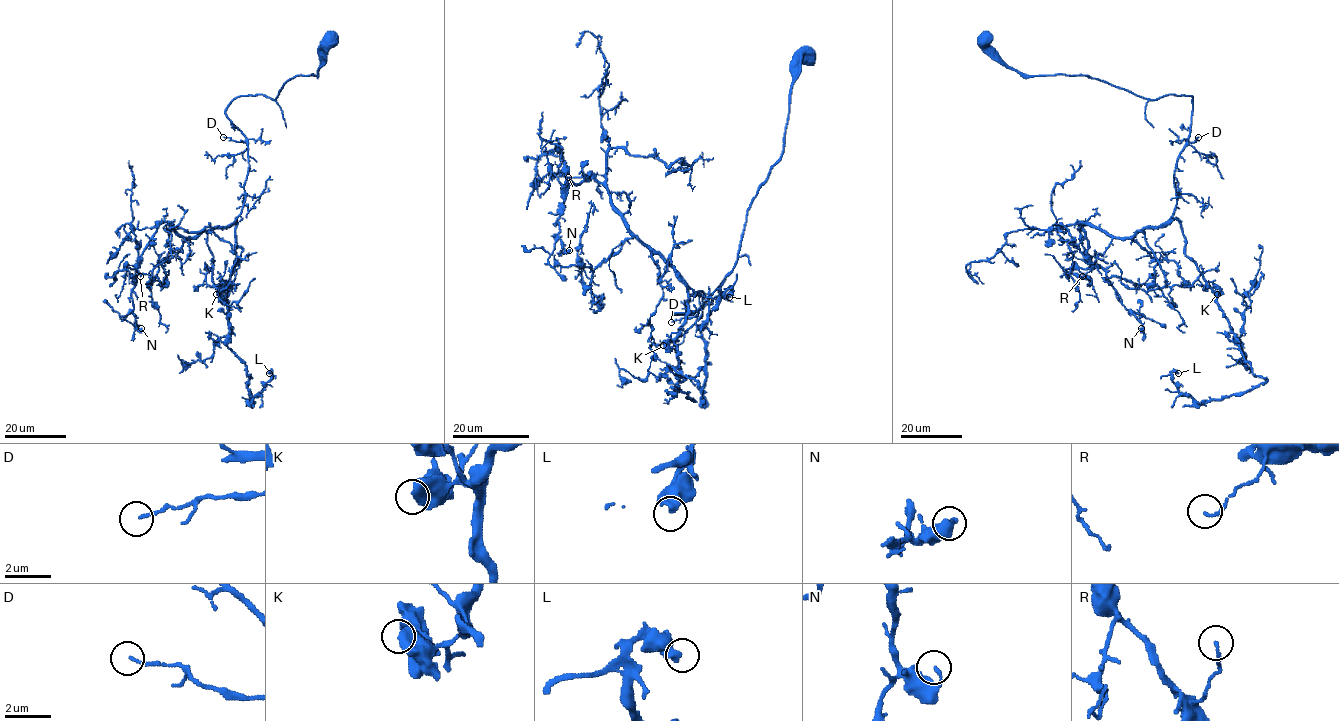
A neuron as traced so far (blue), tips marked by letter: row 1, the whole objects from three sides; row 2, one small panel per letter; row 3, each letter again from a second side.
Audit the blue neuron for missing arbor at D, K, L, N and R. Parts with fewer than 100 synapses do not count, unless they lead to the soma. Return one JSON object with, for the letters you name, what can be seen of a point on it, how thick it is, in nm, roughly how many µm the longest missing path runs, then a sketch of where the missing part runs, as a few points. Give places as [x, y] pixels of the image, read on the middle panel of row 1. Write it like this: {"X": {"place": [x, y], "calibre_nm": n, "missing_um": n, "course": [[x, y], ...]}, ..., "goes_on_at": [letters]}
{"goes_on_at": []}

